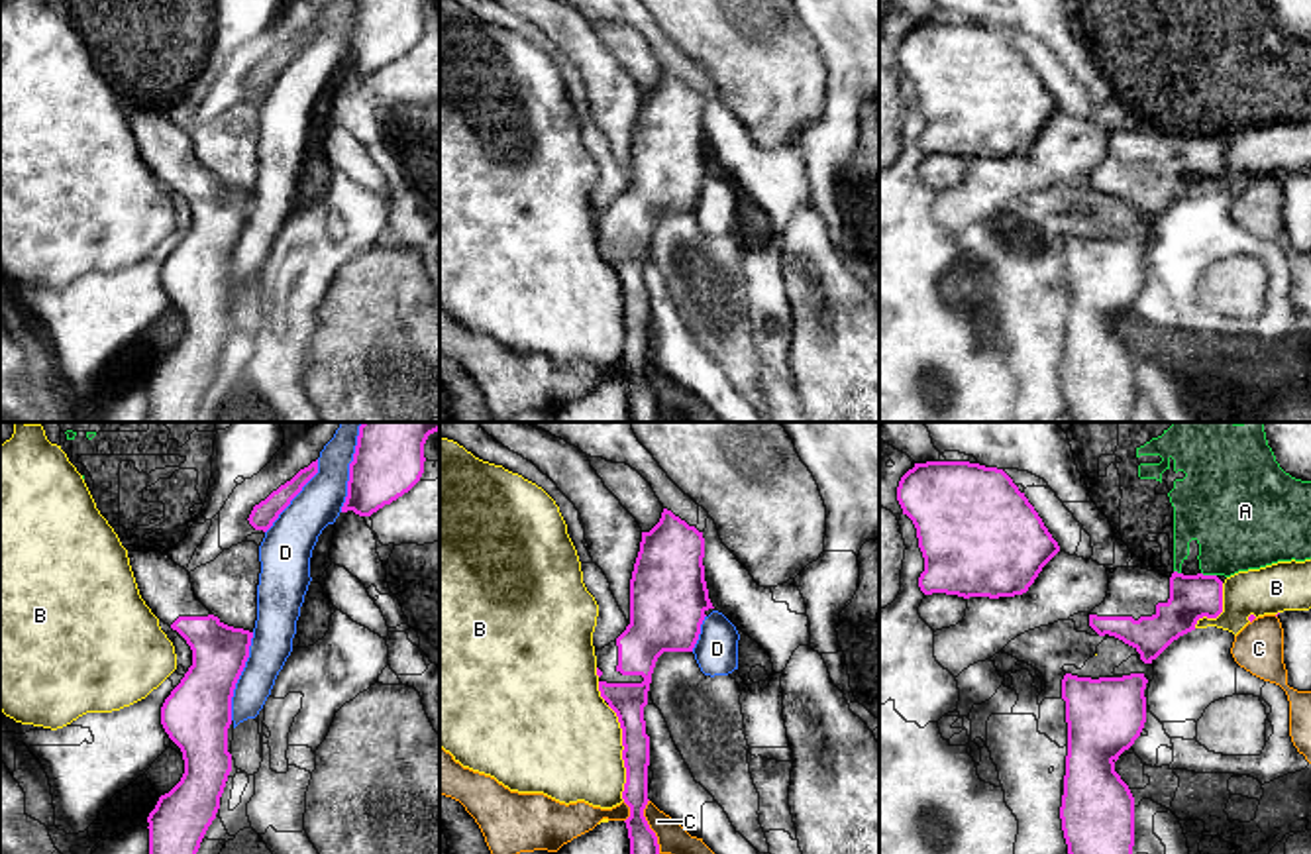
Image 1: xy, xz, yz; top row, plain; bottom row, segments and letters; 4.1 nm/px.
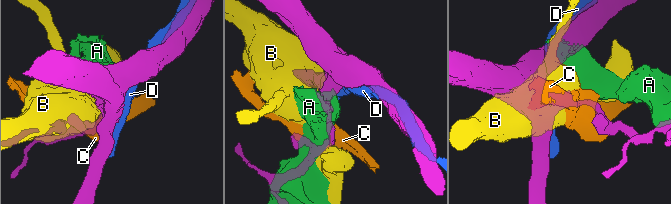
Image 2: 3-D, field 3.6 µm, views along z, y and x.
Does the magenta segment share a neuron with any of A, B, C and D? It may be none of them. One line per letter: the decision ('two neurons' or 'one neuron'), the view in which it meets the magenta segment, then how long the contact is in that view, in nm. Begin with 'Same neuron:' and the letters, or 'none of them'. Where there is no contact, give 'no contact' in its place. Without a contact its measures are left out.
Same neuron: none of them
A: two neurons; meets magenta in yz; contact 70 nm long
B: two neurons; meets magenta in xz; contact 400 nm long
C: two neurons; meets magenta in xz; contact 220 nm long
D: two neurons; meets magenta in xy; contact 380 nm long

